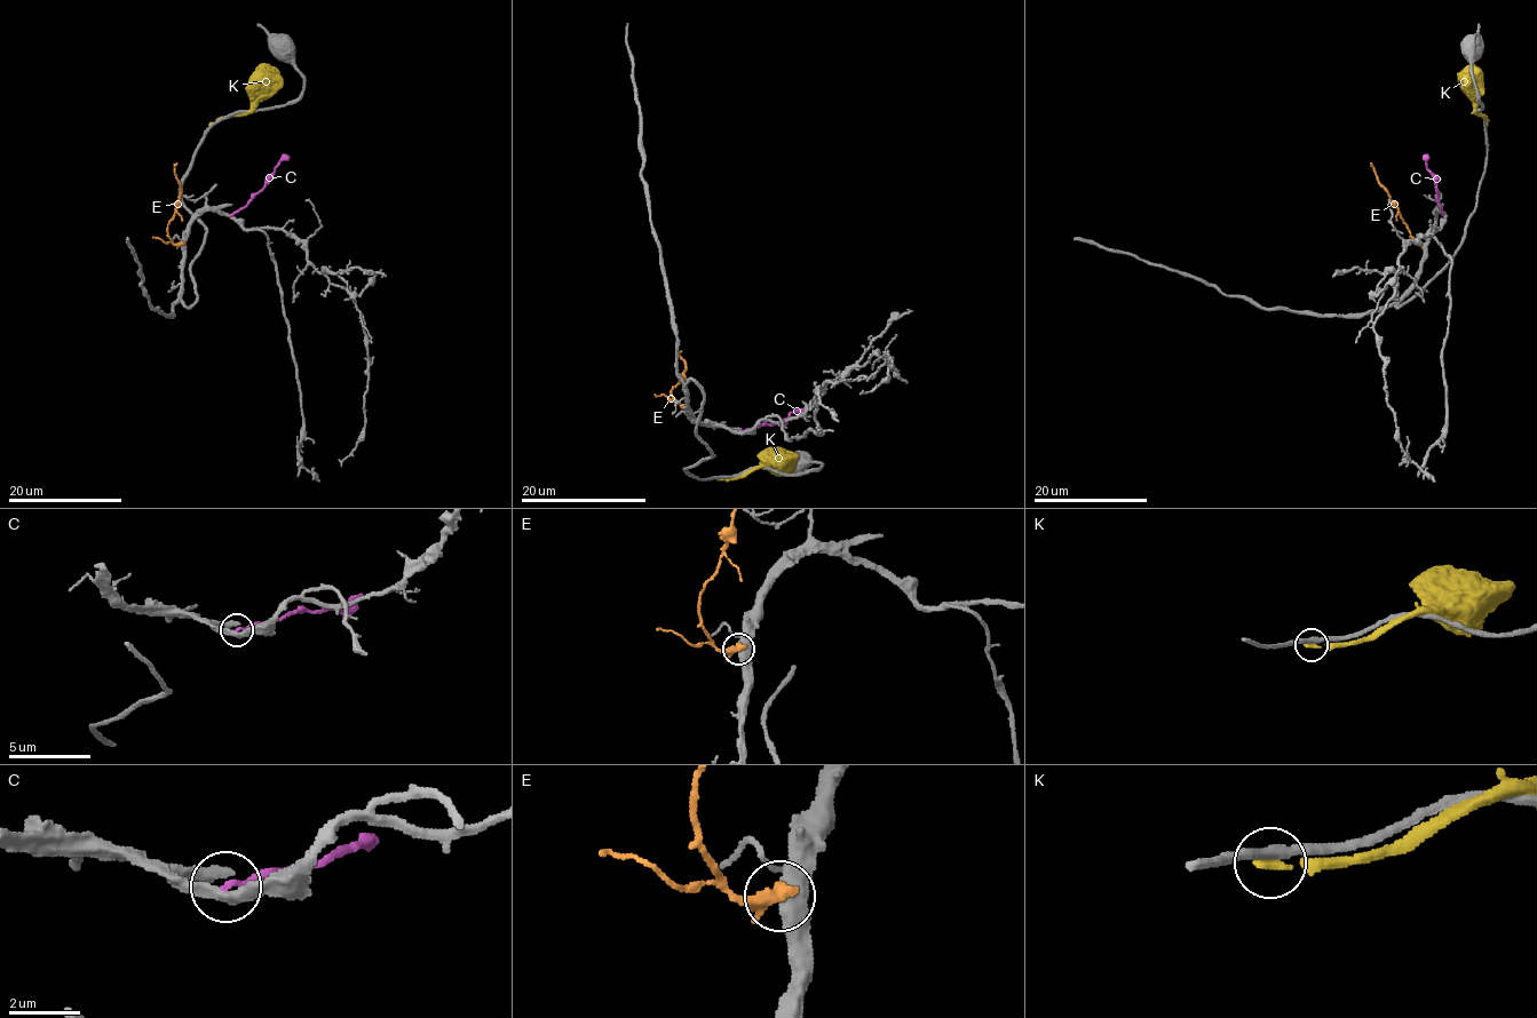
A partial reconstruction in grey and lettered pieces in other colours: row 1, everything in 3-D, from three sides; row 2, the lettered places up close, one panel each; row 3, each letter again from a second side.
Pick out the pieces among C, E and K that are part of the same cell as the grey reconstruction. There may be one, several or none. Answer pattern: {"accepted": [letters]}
{"accepted": ["E"]}

